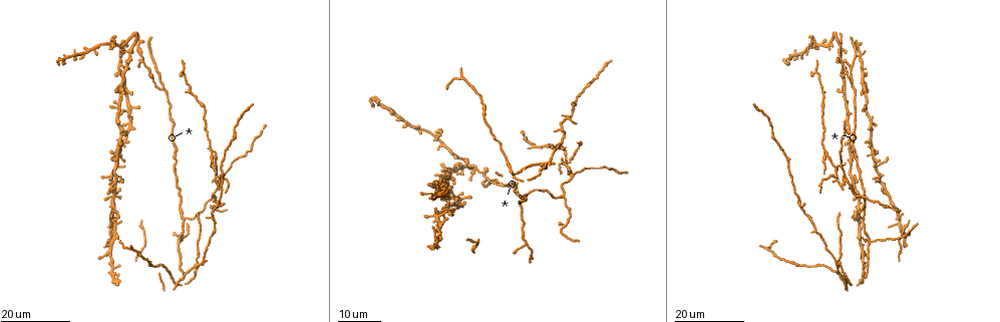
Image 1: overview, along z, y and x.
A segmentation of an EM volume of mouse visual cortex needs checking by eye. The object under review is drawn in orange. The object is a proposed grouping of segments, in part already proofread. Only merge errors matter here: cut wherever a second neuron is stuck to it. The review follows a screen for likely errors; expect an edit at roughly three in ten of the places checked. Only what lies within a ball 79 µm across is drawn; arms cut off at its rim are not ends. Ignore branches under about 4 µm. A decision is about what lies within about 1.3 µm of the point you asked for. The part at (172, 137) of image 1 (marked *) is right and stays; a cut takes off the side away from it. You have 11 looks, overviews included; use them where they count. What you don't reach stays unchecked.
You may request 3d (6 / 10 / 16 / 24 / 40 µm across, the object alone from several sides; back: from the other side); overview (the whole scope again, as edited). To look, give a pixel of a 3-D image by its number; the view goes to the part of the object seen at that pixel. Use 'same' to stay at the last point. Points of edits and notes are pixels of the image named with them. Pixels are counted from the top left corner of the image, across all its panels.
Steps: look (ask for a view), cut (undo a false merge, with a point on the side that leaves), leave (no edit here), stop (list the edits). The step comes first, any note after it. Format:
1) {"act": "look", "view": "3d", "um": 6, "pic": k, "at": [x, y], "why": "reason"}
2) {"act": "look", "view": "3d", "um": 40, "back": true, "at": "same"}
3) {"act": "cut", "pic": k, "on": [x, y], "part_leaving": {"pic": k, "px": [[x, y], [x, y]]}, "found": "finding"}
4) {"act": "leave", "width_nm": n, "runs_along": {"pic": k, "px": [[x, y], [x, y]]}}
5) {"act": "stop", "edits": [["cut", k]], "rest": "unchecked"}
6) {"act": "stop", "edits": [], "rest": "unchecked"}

{"act": "look", "view": "3d", "um": 16, "pic": 1, "at": [864, 220], "why": "small branch off a trunk"}

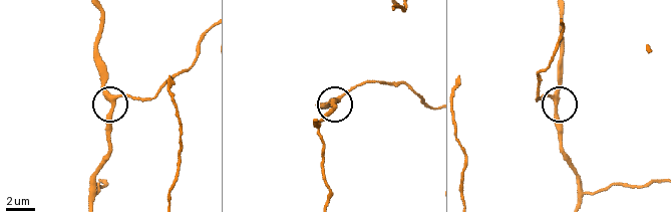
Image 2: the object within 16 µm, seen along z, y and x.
{"act": "look", "view": "3d", "um": 10, "pic": 2, "at": [113, 100], "why": "zoom in"}

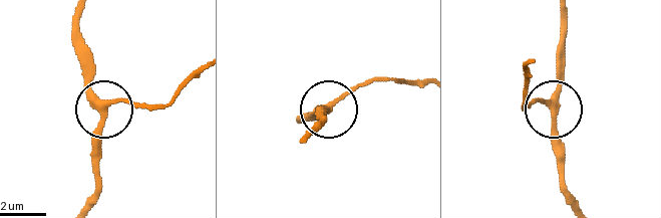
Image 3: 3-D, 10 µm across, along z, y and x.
{"act": "leave", "arms": 3, "runs_along": {"pic": 3, "px": [[79, 17], [79, 69], [91, 98], [102, 107], [140, 103]]}, "found": "one neuron here"}

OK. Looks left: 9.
{"act": "look", "view": "3d", "um": 16, "pic": 1, "at": [845, 178], "why": "four or more arms meet"}

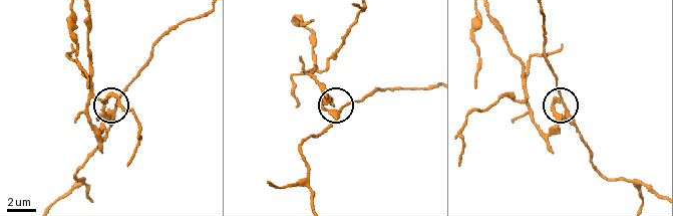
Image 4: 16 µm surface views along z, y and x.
{"act": "look", "view": "3d", "um": 6, "pic": 4, "at": [109, 112]}

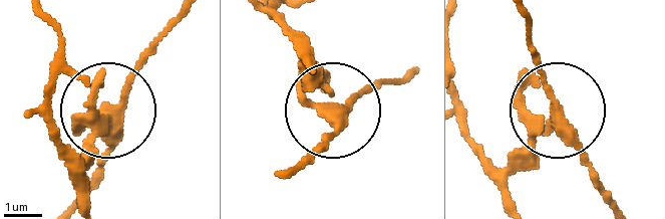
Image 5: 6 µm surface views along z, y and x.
{"act": "cut", "pic": 5, "on": [102, 72], "part_leaving": {"pic": 5, "px": [[552, 123], [497, 165], [474, 142], [462, 103]]}, "found": "two neurons meet here"}

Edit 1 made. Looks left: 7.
{"act": "look", "view": "3d", "um": 24, "pic": 1, "at": [901, 218], "why": "three-way junction"}

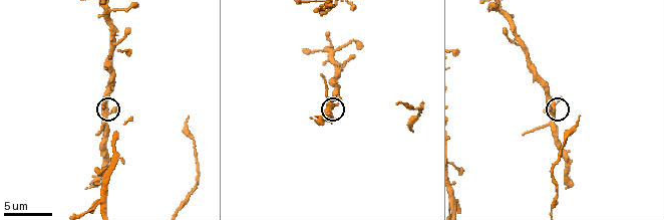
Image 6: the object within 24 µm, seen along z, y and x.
{"act": "look", "view": "3d", "um": 10, "pic": 6, "at": [336, 104]}

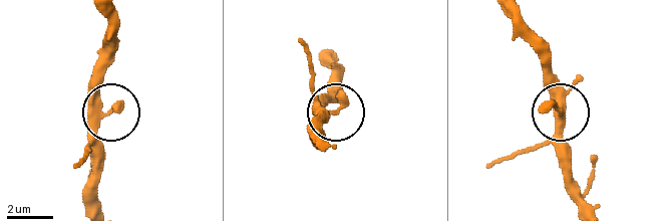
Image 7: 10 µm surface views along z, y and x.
{"act": "look", "view": "3d", "um": 10, "back": true, "pic": 7, "at": [332, 111]}

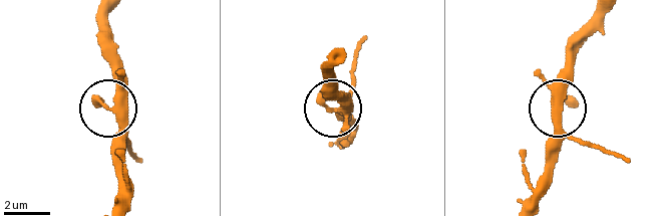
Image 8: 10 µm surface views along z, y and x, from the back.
{"act": "leave", "width_nm": 330, "found": "continuous, no second neuron"}

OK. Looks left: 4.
{"act": "look", "view": "3d", "um": 16, "pic": 1, "at": [877, 167], "why": "four arms meet"}

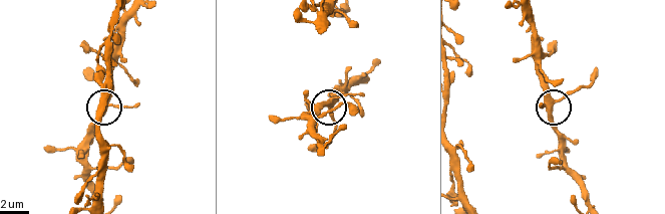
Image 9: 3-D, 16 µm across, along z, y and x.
{"act": "look", "view": "3d", "um": 6, "pic": 9, "at": [554, 102], "why": "closer look"}

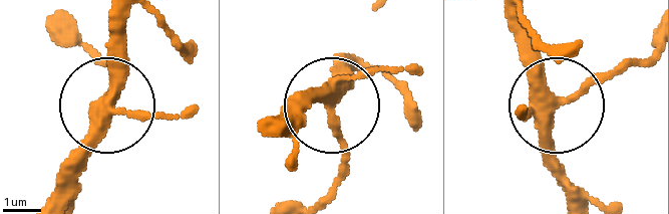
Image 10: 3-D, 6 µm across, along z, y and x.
{"act": "leave", "width_nm": 320, "runs_along": {"pic": 10, "px": [[362, 65], [330, 104], [346, 178]]}, "found": "all the same neuron"}

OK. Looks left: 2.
{"act": "look", "view": "3d", "um": 16, "pic": 1, "at": [563, 197], "why": "side arm on a straight run"}

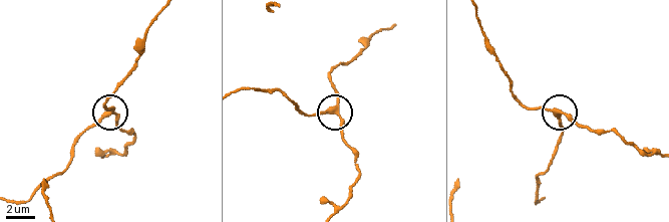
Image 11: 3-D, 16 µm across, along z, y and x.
{"act": "look", "view": "3d", "um": 10, "pic": 11, "at": [112, 112]}

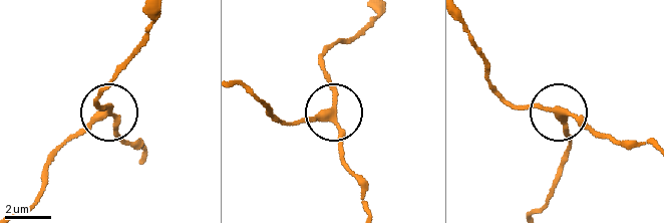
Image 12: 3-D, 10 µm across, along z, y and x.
{"act": "leave", "width_nm": 260, "runs_along": {"pic": 12, "px": [[242, 85], [288, 123], [317, 123], [332, 115], [343, 166]]}, "found": "continuous, no second neuron"}

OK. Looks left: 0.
{"act": "stop", "edits": [["cut", 5]], "rest": "unchecked"}

